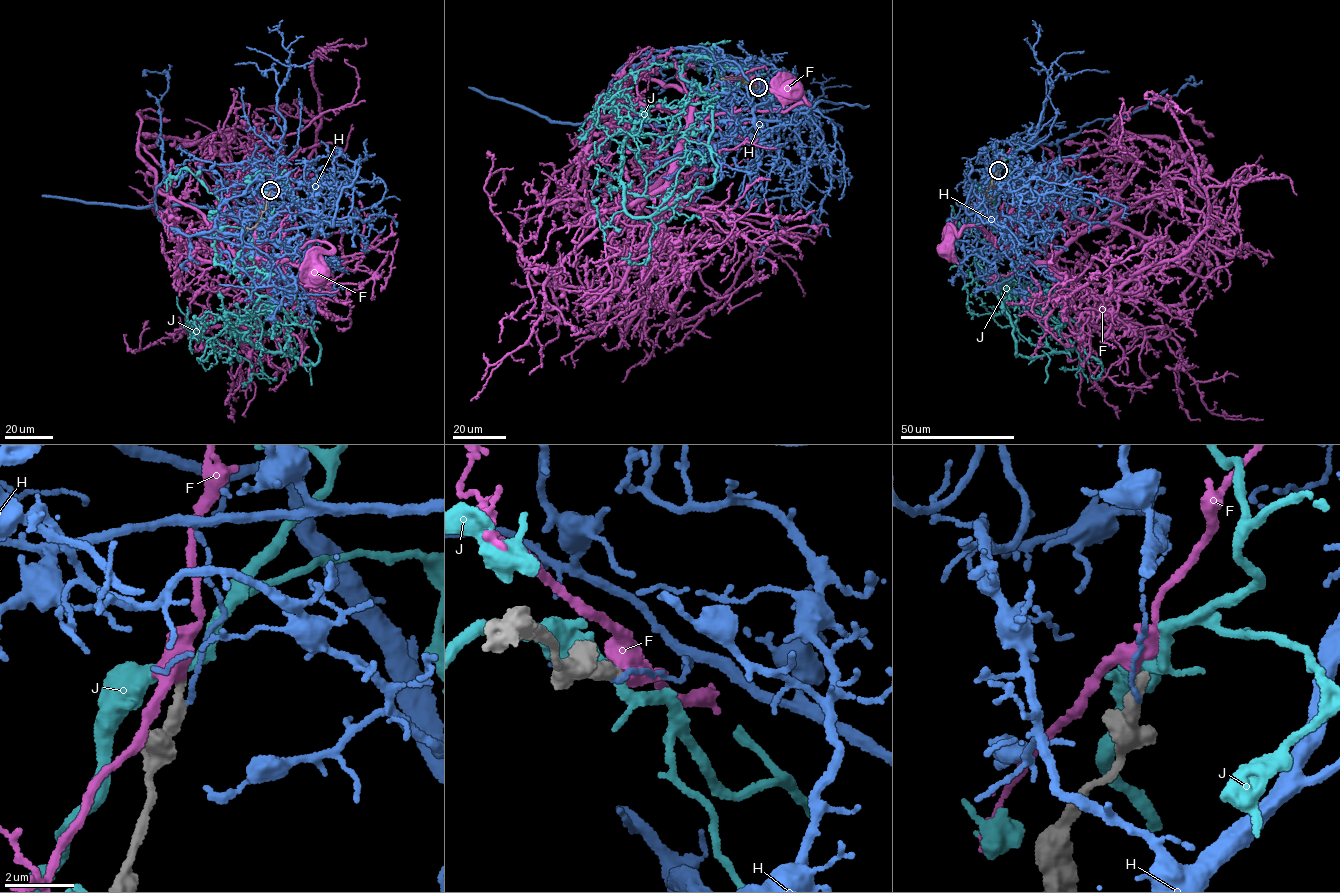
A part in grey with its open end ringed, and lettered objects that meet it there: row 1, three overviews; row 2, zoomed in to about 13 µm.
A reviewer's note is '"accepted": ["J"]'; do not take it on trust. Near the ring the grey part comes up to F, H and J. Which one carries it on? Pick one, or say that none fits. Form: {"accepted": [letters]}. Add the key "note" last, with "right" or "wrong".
{"accepted": [], "note": "wrong"}

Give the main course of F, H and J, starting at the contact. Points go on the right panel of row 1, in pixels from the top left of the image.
F: (997, 170), (987, 180), (980, 227), (1019, 256), (988, 239), (980, 226), (954, 232), (945, 254), (943, 249)
H: (997, 171), (998, 161), (986, 209), (1017, 238), (1070, 186), (1057, 143), (1196, 84), (1185, 79)
J: (997, 170), (991, 245), (977, 262), (1001, 308), (1009, 289), (1065, 325), (1029, 295), (1014, 311)

